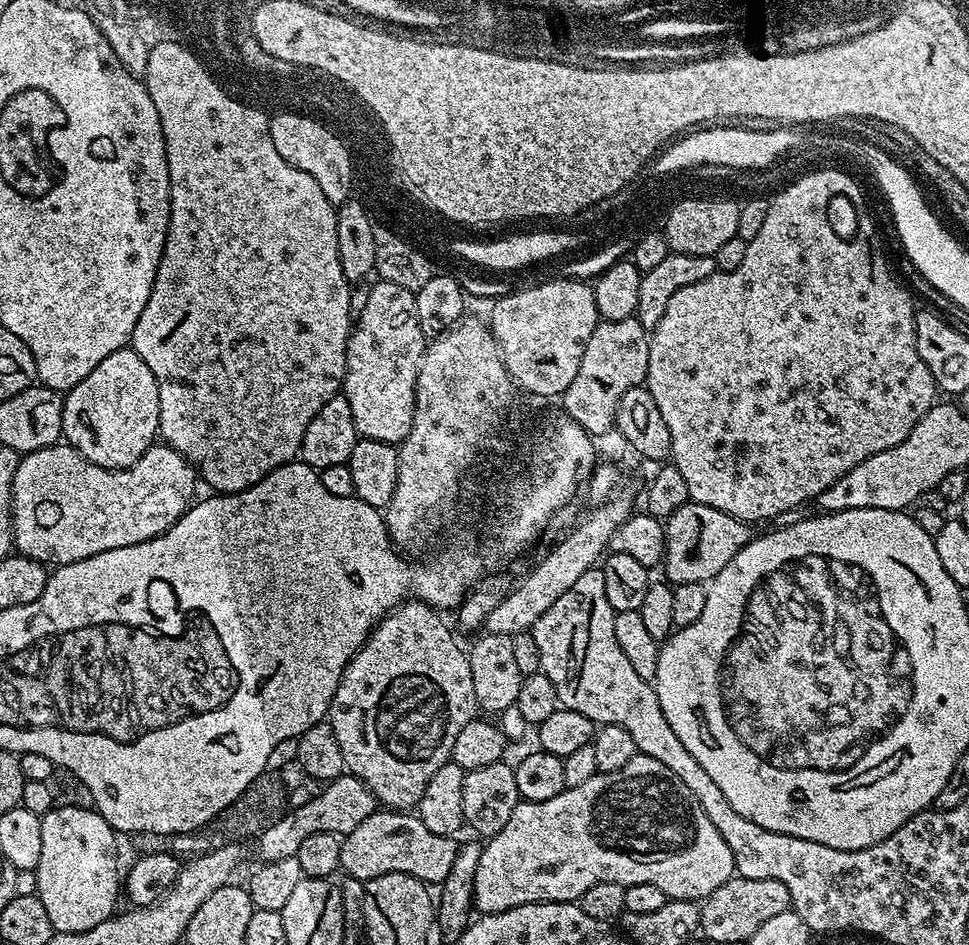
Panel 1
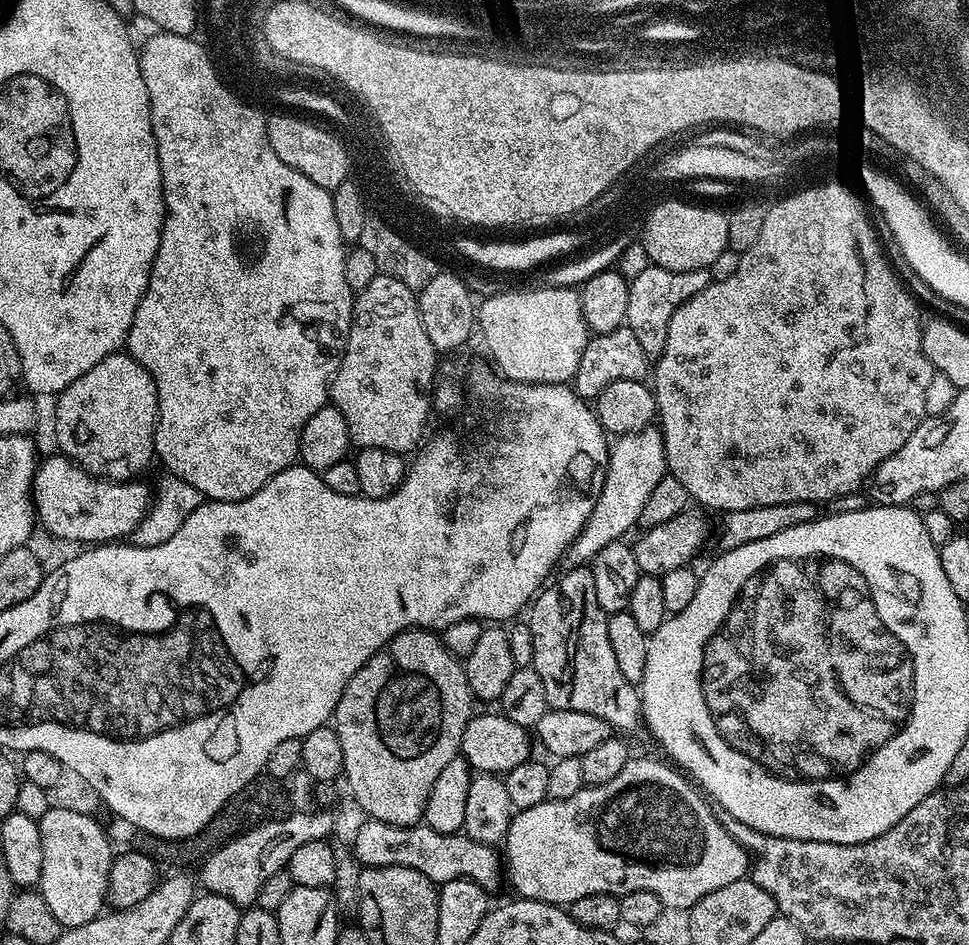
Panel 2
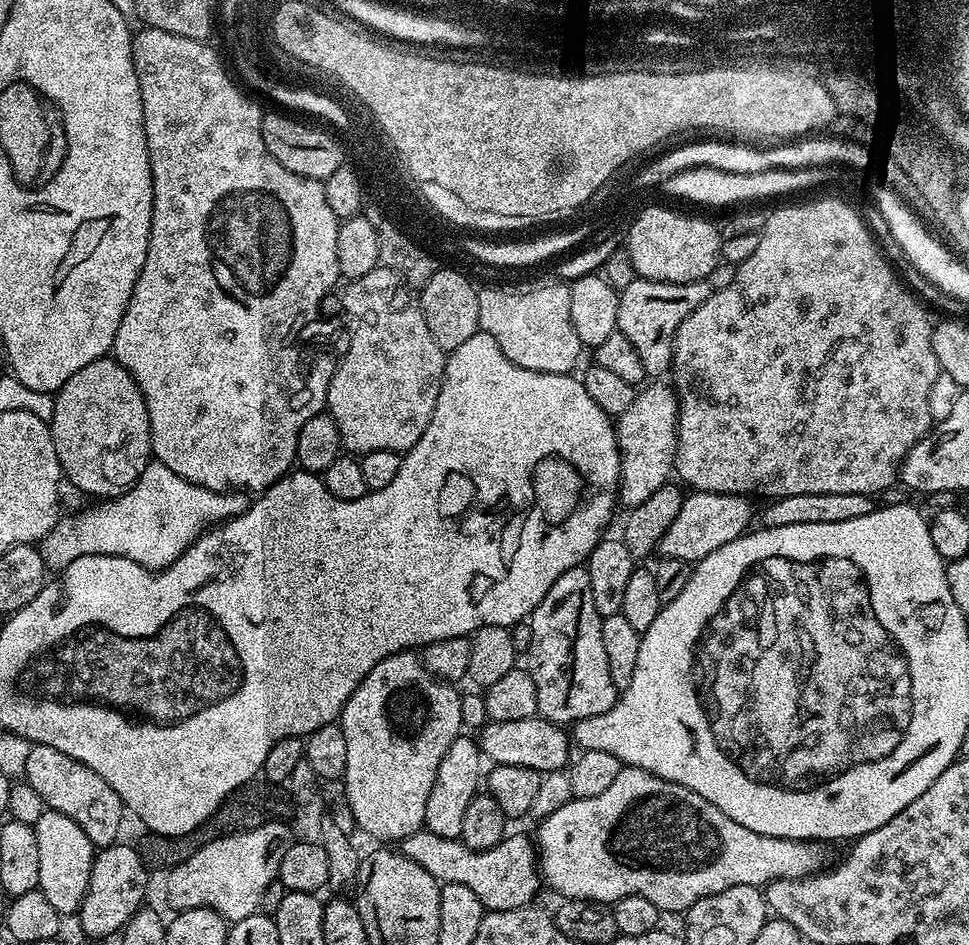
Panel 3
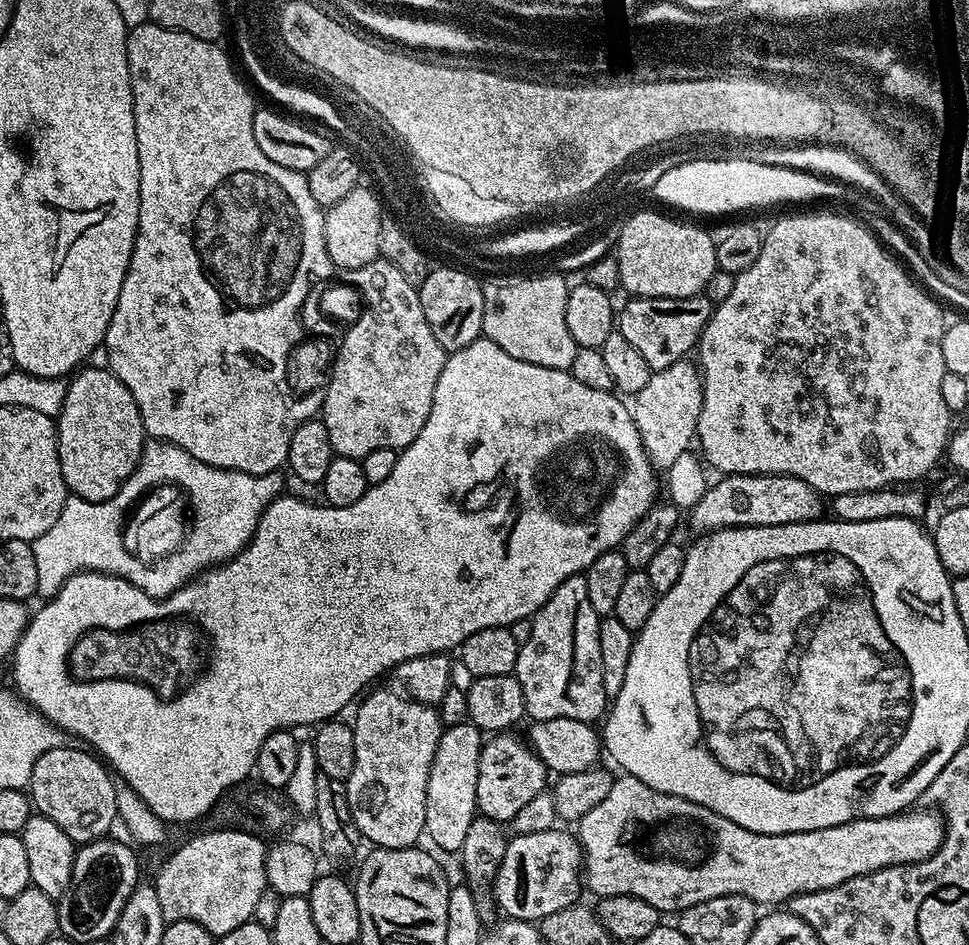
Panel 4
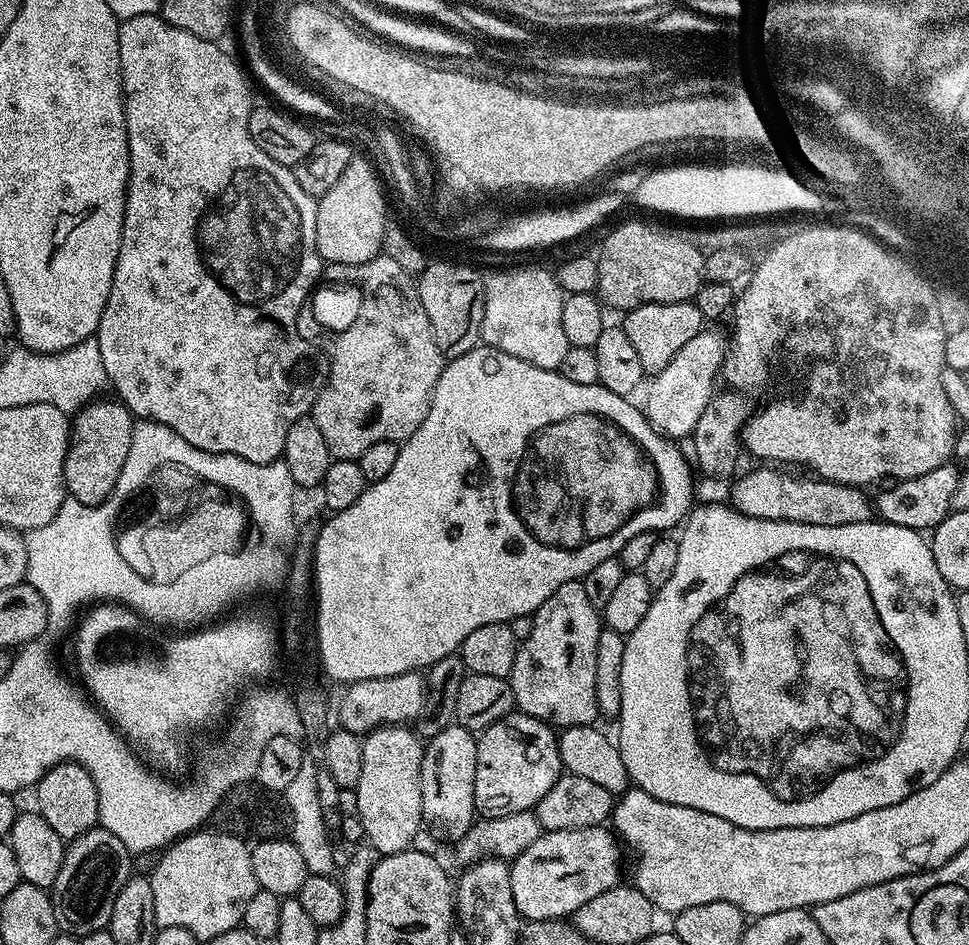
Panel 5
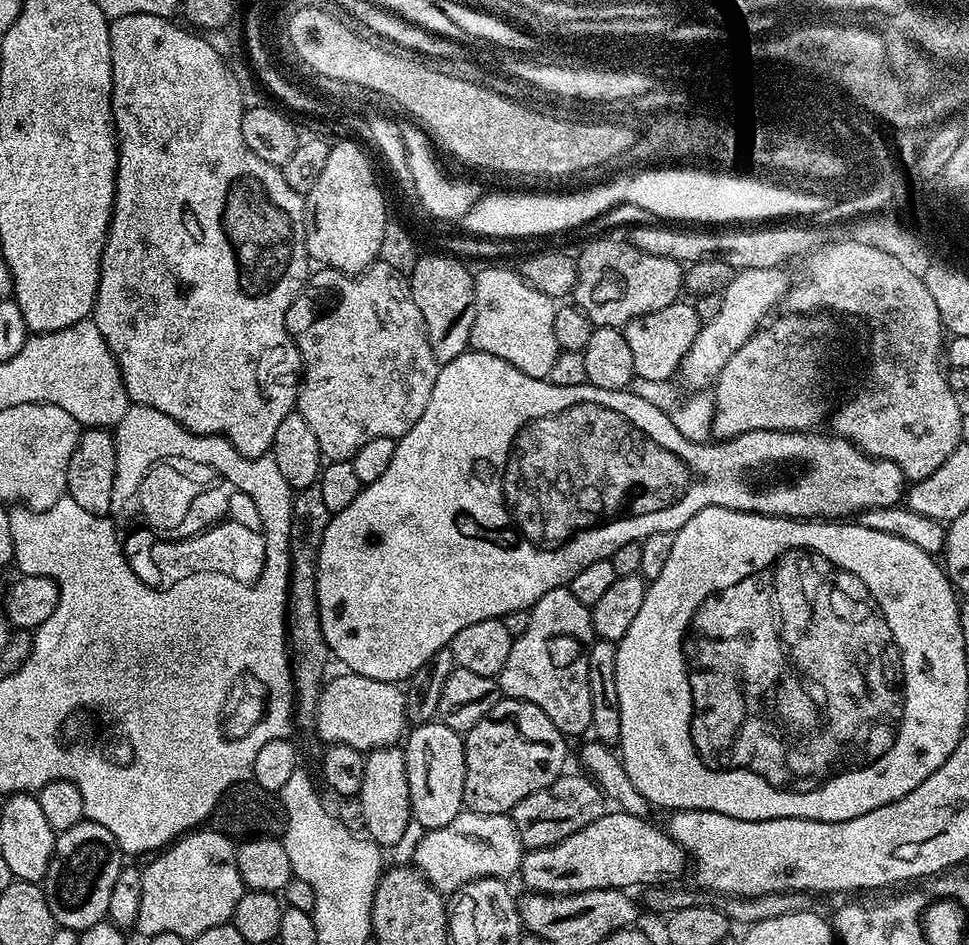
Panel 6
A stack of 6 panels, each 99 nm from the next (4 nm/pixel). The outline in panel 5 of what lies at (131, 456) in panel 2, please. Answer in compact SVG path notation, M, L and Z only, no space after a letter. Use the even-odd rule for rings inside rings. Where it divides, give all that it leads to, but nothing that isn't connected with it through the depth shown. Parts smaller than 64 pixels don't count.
M97 398L91 404L84 405L70 420L68 449L64 459L64 487L67 495L72 496L84 508L92 508L108 499L118 482L118 474L122 474L122 466L126 466L126 454L130 454L130 438L134 417L132 412L119 399L104 400Z

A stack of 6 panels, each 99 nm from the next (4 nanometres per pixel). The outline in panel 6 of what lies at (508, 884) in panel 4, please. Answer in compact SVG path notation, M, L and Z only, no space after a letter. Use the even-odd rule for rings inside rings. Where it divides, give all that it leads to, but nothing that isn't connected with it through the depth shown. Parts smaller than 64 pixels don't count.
M605 811L603 816L590 822L590 826L582 826L582 830L570 834L570 838L560 844L525 851L520 862L519 879L524 879L525 889L542 892L546 896L565 896L571 892L585 892L595 888L632 890L635 884L660 886L665 882L675 881L672 879L682 875L684 867L689 867L690 857L673 836L669 836L661 827L655 828L650 821L651 819L629 812Z

